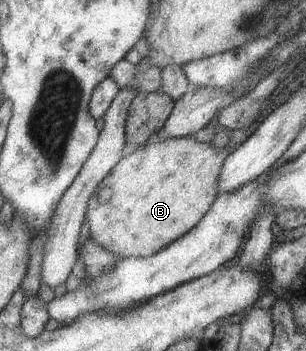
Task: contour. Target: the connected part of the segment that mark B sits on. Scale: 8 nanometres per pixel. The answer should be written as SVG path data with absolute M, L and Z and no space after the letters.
M258 115L247 127L231 130L227 147L216 148L210 143L197 142L193 136L183 136L145 143L127 157L122 157L103 176L88 201L84 219L89 225L89 238L121 258L150 256L167 247L187 233L207 213L218 194L217 178L225 157L231 152L231 148L254 132L263 118Z

